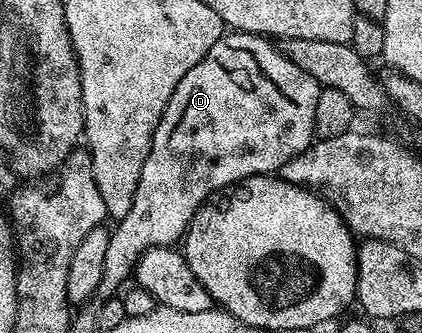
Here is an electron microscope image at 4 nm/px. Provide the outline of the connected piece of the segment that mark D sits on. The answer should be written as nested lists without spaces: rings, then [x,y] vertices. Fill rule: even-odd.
[[[225,32],[224,36],[218,39],[218,43],[214,43],[214,47],[210,47],[210,51],[206,51],[204,58],[194,67],[190,67],[190,71],[186,71],[182,83],[178,83],[174,95],[170,95],[170,103],[166,103],[166,111],[154,131],[154,139],[150,151],[146,155],[146,163],[142,163],[142,175],[138,179],[138,187],[134,191],[130,211],[126,211],[126,219],[115,222],[114,228],[111,230],[112,238],[110,239],[110,247],[106,250],[106,263],[102,263],[102,283],[98,283],[96,297],[100,299],[111,298],[115,294],[112,292],[127,277],[129,280],[133,276],[138,259],[146,251],[175,246],[183,238],[184,232],[188,230],[192,216],[197,213],[210,194],[225,189],[228,185],[235,185],[238,181],[245,181],[247,177],[275,174],[288,160],[293,159],[308,145],[311,145],[314,141],[315,111],[321,88],[319,83],[310,79],[310,75],[306,75],[306,71],[302,71],[300,67],[290,63],[290,59],[286,59],[286,55],[280,52],[279,48],[269,38],[261,37],[259,33]]]

